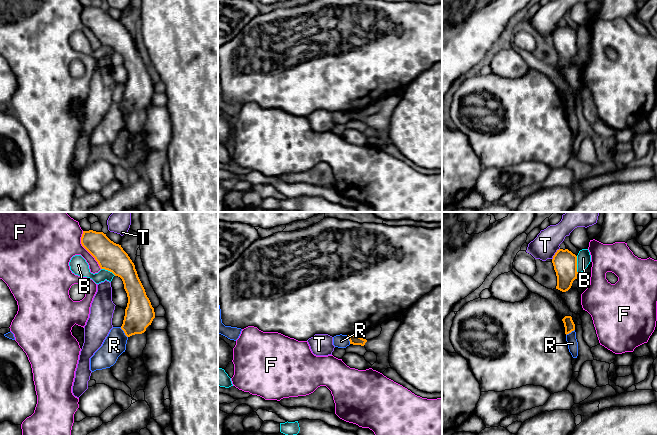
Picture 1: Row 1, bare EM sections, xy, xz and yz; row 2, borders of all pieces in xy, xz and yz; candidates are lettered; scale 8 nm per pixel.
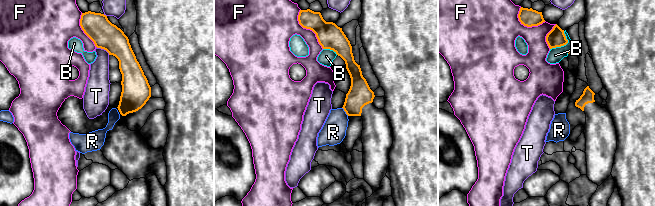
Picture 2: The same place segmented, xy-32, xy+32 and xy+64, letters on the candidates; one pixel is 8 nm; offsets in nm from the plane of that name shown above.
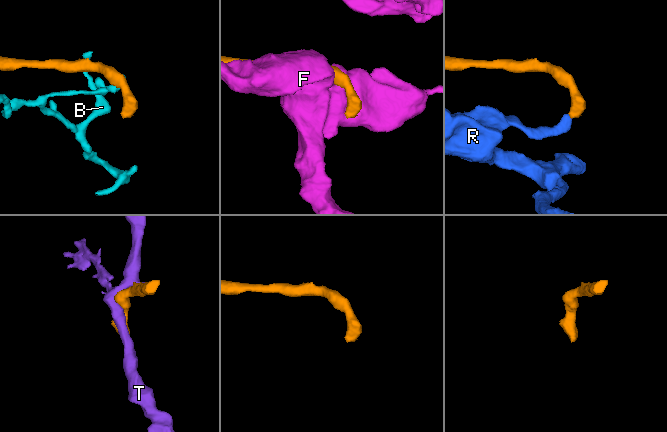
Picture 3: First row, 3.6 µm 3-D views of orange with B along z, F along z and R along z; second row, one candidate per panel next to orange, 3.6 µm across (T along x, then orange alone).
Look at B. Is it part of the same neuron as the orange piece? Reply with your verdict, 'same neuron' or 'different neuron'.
different neuron

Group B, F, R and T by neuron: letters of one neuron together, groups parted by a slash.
B / F / R / T

